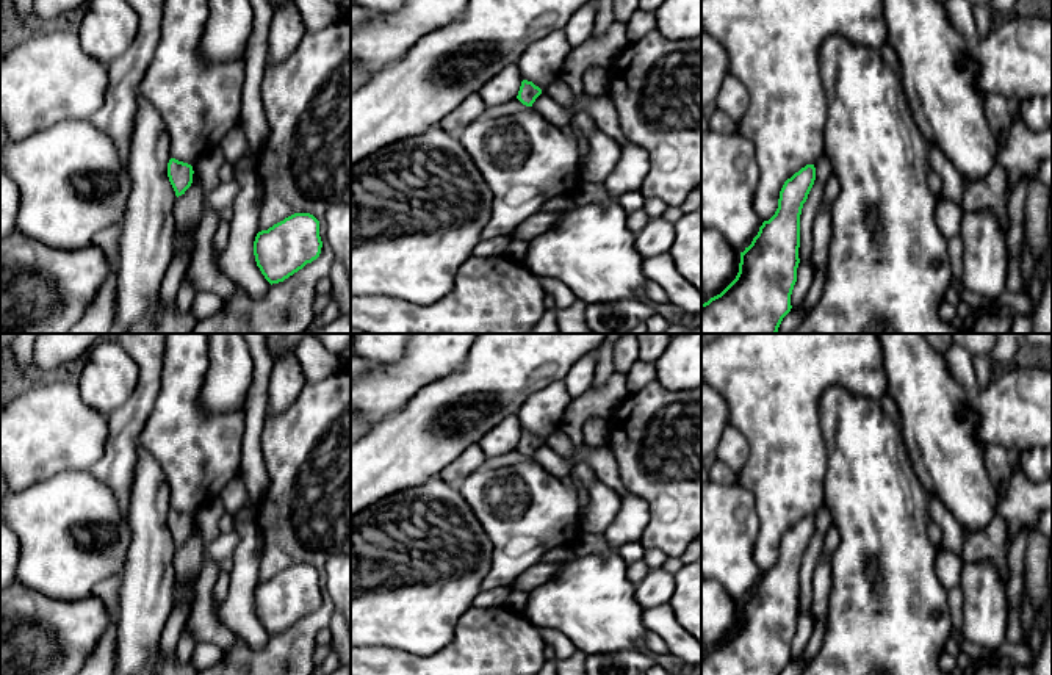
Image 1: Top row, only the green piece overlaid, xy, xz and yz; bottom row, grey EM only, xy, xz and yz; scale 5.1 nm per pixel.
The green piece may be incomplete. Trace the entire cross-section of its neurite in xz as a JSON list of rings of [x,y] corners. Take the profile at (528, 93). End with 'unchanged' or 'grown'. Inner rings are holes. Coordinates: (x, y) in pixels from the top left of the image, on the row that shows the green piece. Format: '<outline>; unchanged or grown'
[[[523,80],[517,99],[526,105],[532,106],[535,99],[542,94],[542,89],[532,81]]]; unchanged

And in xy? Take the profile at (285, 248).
[[[294,213],[257,233],[254,255],[265,279],[283,282],[321,254],[319,221],[310,213]]]; unchanged

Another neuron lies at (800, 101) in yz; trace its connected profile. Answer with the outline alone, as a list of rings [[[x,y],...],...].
[[[701,0],[701,30],[714,36],[730,56],[730,70],[747,88],[747,113],[737,130],[755,147],[759,182],[755,208],[762,222],[776,208],[780,191],[787,179],[823,153],[823,124],[828,119],[828,97],[820,77],[820,47],[827,36],[841,36],[867,50],[886,44],[883,0]]]

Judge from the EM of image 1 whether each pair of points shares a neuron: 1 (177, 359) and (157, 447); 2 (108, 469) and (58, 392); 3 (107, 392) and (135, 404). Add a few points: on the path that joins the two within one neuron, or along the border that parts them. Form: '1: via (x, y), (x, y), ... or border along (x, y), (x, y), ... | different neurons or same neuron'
1: via (180, 381), (177, 422), (174, 425) | same neuron
2: border along (107, 420), (105, 451), (88, 469) | different neurons
3: border along (136, 365), (135, 390), (107, 417) | different neurons

